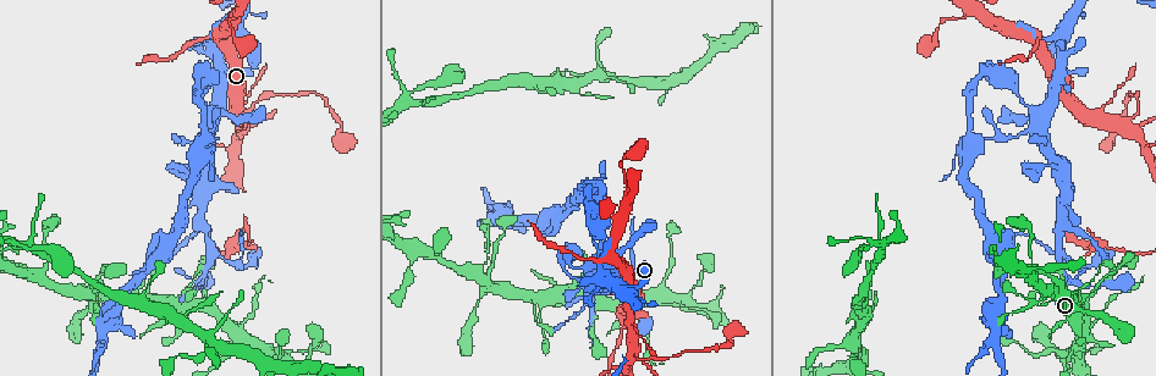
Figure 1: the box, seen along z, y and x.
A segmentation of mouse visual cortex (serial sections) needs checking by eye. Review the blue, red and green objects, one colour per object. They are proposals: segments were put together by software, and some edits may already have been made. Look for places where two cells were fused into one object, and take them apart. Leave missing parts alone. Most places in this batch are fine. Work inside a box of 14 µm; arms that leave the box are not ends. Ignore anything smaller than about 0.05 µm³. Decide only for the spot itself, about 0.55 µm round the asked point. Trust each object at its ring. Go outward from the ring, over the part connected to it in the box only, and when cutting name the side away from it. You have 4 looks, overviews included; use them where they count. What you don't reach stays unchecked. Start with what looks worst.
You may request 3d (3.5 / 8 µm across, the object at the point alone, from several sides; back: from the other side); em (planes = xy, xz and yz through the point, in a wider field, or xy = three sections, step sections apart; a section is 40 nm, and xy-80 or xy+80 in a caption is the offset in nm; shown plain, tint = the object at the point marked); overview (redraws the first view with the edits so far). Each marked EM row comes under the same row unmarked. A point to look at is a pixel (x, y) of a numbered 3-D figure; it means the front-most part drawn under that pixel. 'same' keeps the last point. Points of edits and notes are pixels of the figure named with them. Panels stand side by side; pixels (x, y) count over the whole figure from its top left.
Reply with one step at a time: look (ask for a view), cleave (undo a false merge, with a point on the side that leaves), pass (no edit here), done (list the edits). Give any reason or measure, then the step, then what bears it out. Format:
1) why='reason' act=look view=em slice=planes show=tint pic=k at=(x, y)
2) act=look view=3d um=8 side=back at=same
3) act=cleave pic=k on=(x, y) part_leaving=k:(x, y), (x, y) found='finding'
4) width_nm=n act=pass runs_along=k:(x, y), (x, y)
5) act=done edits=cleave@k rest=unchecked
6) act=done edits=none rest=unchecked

why='a narrow waist' act=look view=3d um=3.5 pic=1 at=(1137, 104)

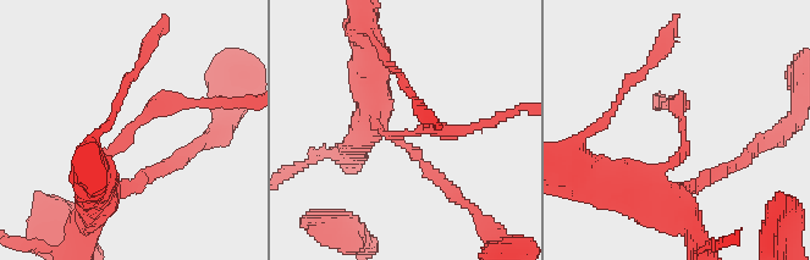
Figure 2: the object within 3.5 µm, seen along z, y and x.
arm_widths_nm=150,200 act=look view=em slice=xy step=5 show=tint pic=2 at=(684, 130)

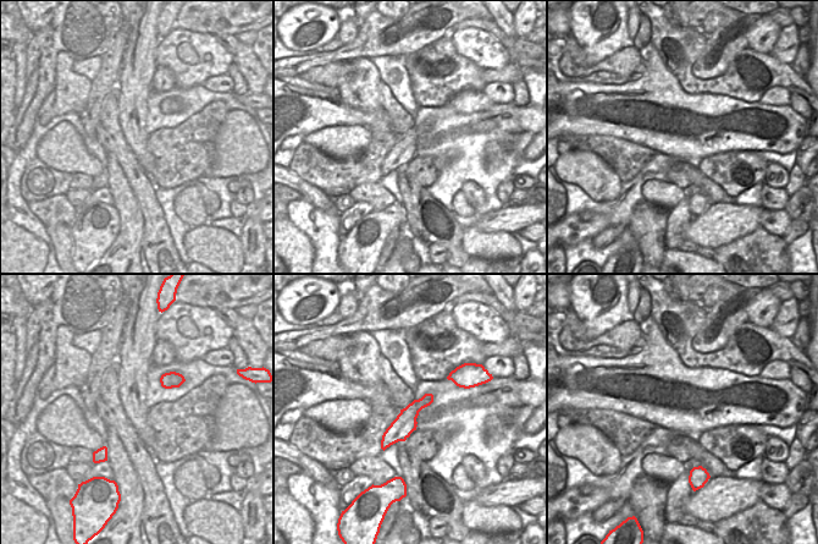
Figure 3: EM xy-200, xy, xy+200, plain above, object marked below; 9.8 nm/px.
act=pass found='continuous, no second cell'

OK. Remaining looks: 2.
why='looks like a crossing' act=look view=3d um=8 pic=1 at=(80, 291)

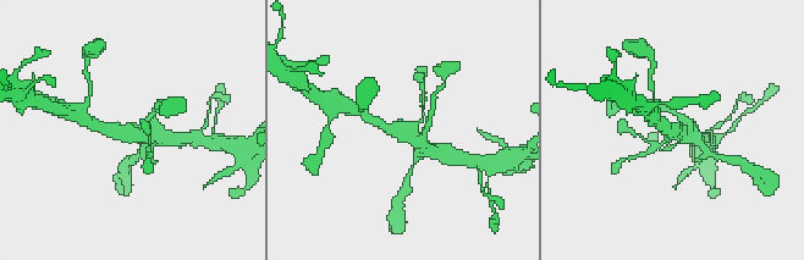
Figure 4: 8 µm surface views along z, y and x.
why='shape alone is not enough' act=look view=em slice=planes show=tint pic=4 at=(407, 134)

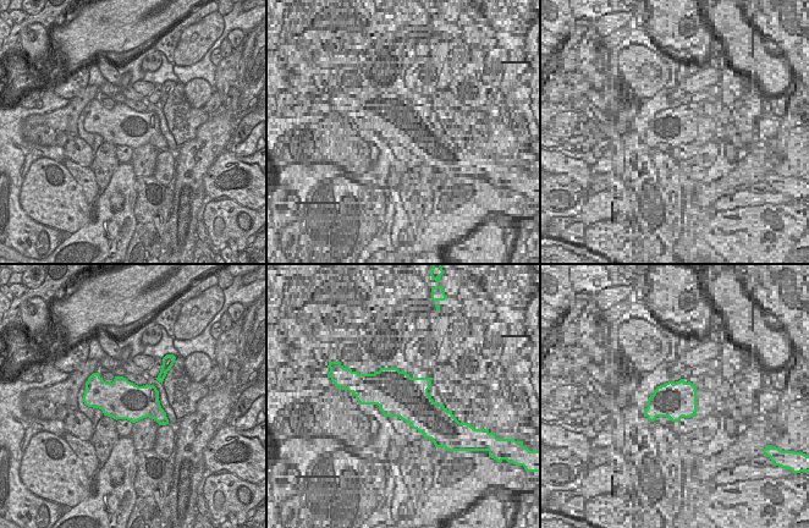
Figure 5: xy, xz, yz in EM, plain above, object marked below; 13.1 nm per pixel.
act=pass runs_along=4:(435, 150), (374, 121) found='continuous, no second cell'

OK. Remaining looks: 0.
act=done edits=none rest=unchecked

